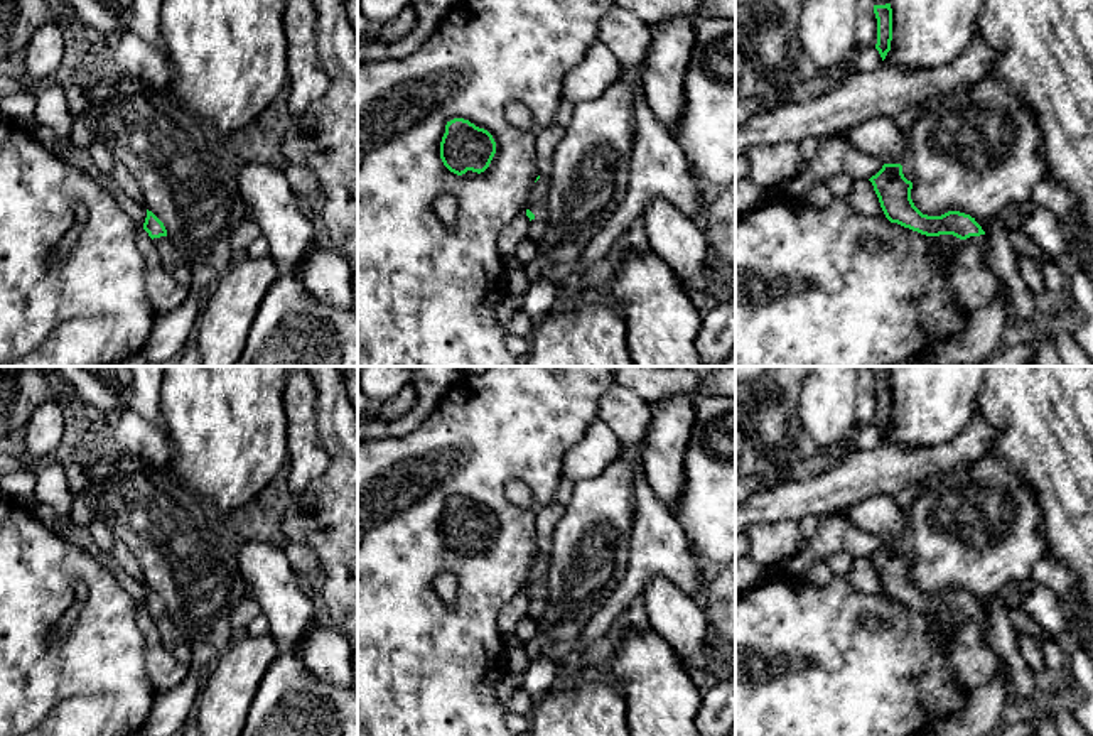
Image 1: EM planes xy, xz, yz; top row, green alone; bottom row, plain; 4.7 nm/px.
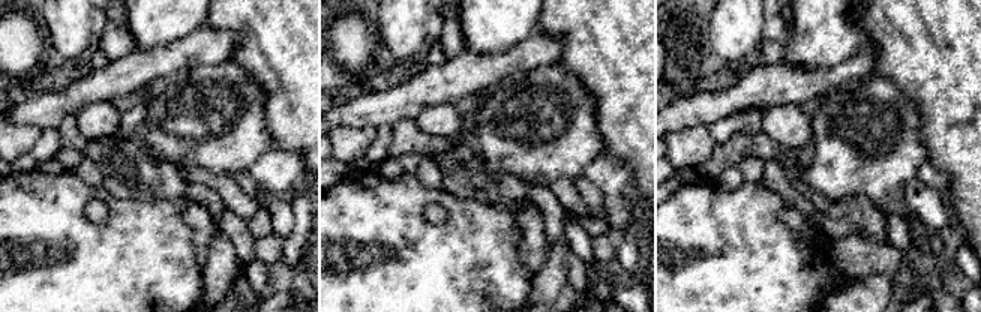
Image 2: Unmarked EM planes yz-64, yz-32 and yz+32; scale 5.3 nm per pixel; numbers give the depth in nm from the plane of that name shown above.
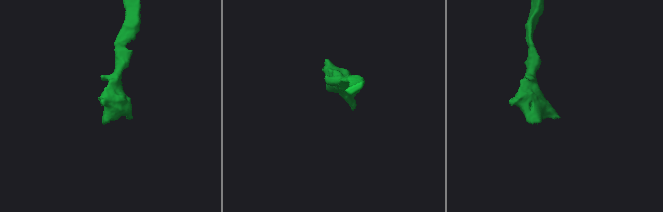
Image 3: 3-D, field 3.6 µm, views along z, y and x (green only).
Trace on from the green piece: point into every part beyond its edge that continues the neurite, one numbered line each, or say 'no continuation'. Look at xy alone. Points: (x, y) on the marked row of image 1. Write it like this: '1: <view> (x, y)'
1: xy (172, 260)

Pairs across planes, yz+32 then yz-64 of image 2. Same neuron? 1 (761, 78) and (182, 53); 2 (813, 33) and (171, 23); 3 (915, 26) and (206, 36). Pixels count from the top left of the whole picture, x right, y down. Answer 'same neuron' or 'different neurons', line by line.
1: same neuron
2: same neuron
3: different neurons

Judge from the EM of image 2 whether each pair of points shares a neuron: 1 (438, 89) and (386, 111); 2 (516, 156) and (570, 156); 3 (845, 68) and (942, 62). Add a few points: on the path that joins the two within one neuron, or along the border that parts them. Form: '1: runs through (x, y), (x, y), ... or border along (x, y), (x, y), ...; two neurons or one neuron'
1: runs through (425, 89), (399, 102); one neuron
2: runs through (530, 156), (557, 156); one neuron
3: border along (866, 36), (876, 47), (876, 57), (870, 74); two neurons

